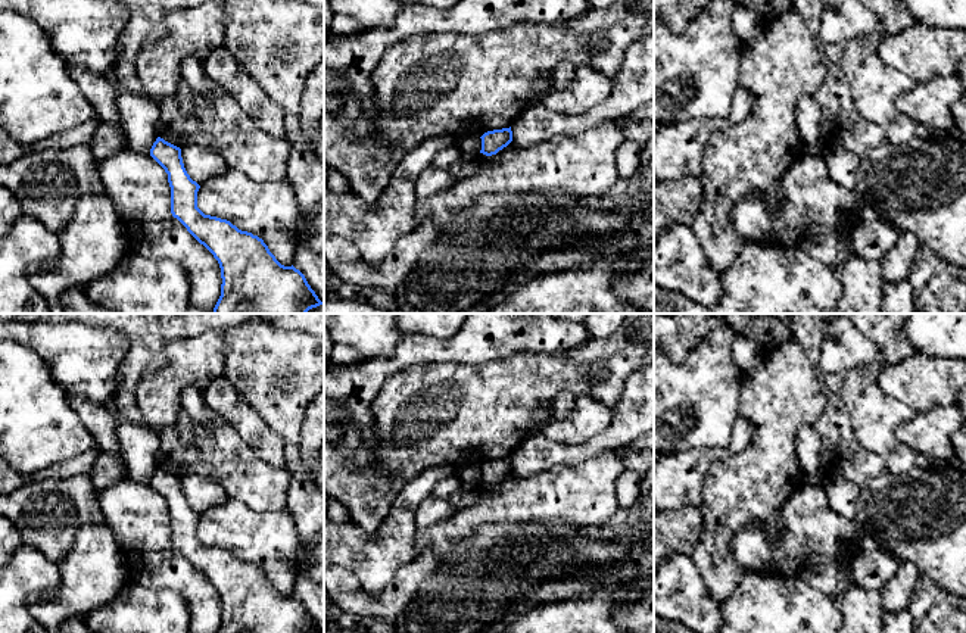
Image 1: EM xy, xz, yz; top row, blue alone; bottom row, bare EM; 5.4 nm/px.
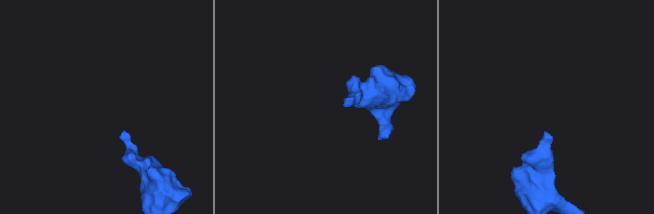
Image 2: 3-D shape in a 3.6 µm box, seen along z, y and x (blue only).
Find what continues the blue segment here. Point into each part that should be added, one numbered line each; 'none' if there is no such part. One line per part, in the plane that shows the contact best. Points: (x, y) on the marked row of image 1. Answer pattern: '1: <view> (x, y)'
none

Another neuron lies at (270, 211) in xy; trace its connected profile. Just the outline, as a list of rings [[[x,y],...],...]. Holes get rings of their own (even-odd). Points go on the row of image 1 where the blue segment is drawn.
[[[222,166],[221,174],[200,185],[197,208],[205,215],[227,219],[239,230],[258,236],[281,265],[293,265],[293,231],[300,209],[287,181],[256,183],[243,172]]]

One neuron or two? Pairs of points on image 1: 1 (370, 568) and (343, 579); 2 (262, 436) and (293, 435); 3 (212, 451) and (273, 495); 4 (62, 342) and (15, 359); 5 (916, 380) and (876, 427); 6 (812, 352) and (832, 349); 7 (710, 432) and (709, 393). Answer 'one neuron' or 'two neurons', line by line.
1: two neurons
2: two neurons
3: one neuron
4: two neurons
5: two neurons
6: two neurons
7: one neuron

